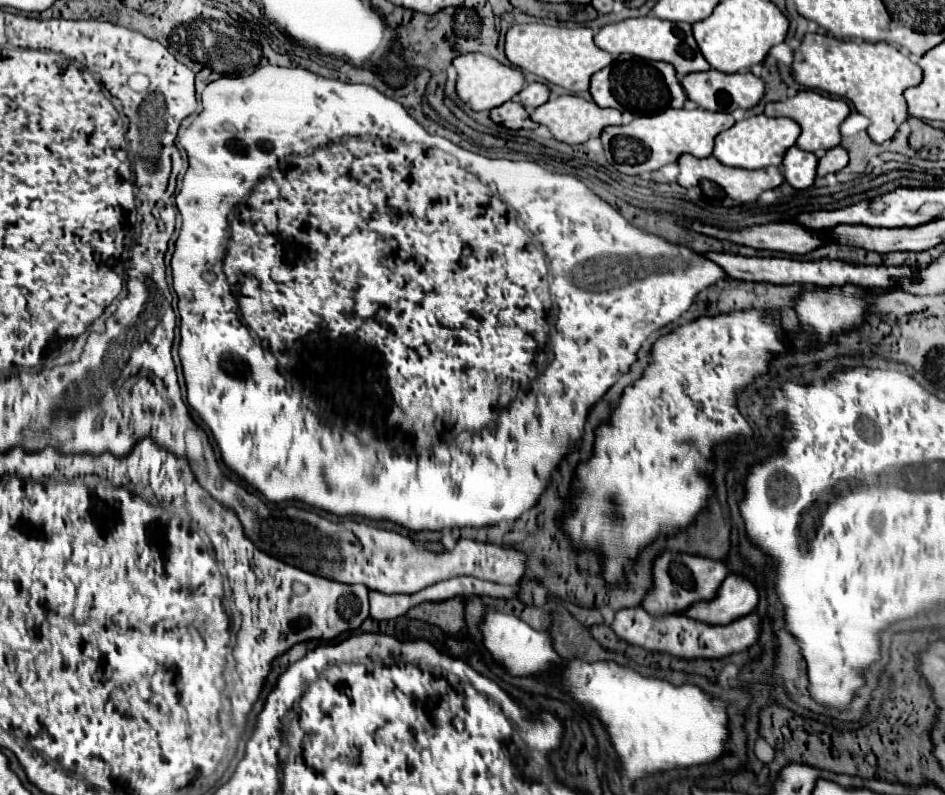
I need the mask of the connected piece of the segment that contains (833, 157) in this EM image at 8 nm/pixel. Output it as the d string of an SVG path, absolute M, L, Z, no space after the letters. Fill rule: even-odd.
M835 146L831 150L825 152L825 160L819 160L819 166L817 166L817 176L825 176L829 172L839 172L847 166L849 162L849 156L847 156L847 150L841 148L841 146ZM821 162L825 162L825 166L821 166ZM825 168L825 172L823 172Z

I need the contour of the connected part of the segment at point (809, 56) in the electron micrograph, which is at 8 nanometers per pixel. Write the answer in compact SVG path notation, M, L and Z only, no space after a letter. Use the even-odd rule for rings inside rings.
M805 34L801 46L793 50L791 76L801 86L851 100L857 112L869 118L867 134L871 140L881 144L891 140L899 124L905 122L907 104L903 90L921 82L921 68L907 54L885 42L843 42L825 34Z

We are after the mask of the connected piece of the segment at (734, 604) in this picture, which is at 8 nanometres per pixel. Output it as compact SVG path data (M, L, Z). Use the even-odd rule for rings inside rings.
M729 574L721 584L713 604L701 604L701 608L689 608L689 612L683 614L709 624L729 624L739 616L753 612L757 604L759 588L755 582L741 574Z

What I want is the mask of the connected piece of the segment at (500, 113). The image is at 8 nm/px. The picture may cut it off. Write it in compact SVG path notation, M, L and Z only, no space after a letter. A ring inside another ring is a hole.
M509 100L509 102L505 102L505 104L497 106L497 108L493 108L491 110L491 120L495 124L503 124L509 130L521 130L521 128L529 130L529 128L537 126L535 122L531 122L531 118L525 112L525 108L519 102L513 102L513 100Z

